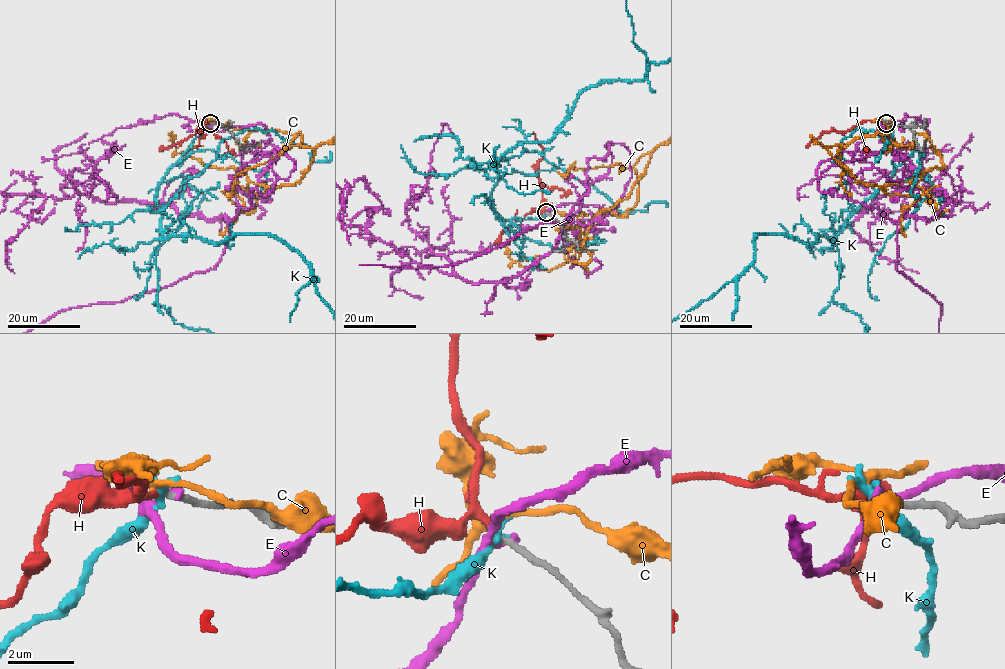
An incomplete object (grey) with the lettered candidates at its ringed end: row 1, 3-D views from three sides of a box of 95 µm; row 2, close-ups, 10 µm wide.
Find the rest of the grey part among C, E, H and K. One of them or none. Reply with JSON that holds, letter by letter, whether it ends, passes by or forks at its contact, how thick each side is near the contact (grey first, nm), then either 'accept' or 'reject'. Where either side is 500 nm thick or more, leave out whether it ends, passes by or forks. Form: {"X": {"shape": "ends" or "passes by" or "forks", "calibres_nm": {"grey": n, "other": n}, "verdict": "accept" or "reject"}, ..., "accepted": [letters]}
{"C": {"shape": "forks", "calibres_nm": {"grey": 190, "other": 160}, "verdict": "reject"}, "E": {"shape": "passes by", "calibres_nm": {"grey": 220, "other": 200}, "verdict": "reject"}, "H": {"shape": "passes by", "calibres_nm": {"grey": 190, "other": 160}, "verdict": "accept"}, "K": {"shape": "passes by", "calibres_nm": {"grey": 200, "other": 240}, "verdict": "reject"}, "accepted": ["H"]}

